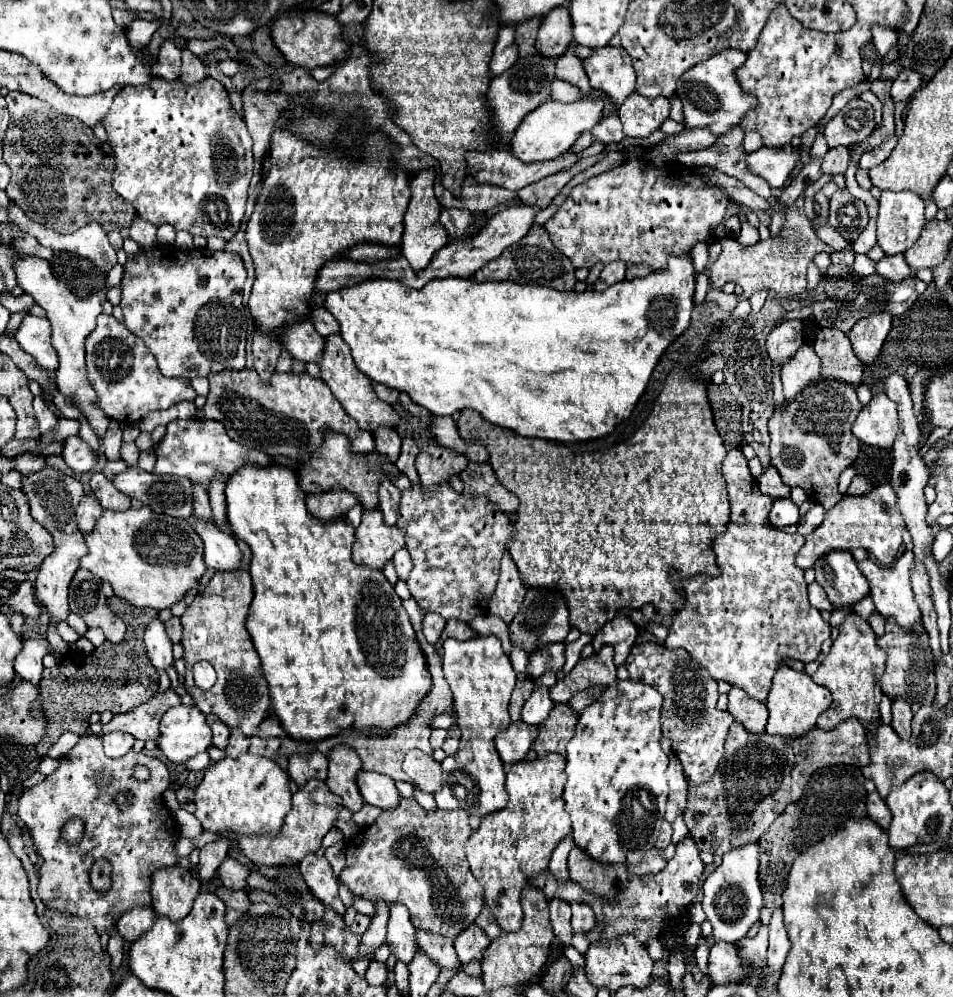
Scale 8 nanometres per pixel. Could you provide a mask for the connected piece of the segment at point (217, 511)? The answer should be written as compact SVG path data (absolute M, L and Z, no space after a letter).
M217 474L211 482L211 488L207 488L207 494L209 494L209 500L211 500L211 508L213 508L213 518L217 520L217 524L229 534L233 536L231 528L229 528L229 522L227 522L227 516L225 516L225 494L223 494L223 488L225 488L225 482L229 480L229 476L225 474Z

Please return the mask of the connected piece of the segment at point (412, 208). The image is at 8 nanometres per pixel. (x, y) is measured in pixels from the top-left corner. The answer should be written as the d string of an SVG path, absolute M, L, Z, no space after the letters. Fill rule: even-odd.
M423 170L411 180L413 196L411 196L409 208L405 212L405 232L401 238L401 254L409 260L409 264L415 270L423 270L431 262L433 254L449 242L449 236L439 222L441 204L433 194L433 184L435 184L435 172L433 170Z

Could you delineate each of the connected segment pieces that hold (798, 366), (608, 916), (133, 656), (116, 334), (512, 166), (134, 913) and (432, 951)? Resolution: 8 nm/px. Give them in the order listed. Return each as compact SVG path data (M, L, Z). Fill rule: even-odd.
M801 344L801 348L781 366L783 394L791 402L797 392L801 392L809 382L819 378L819 356L811 344Z
M687 836L685 840L681 840L677 844L677 850L675 850L675 856L667 862L665 870L657 872L657 874L647 874L647 876L639 876L637 882L629 882L627 884L627 890L621 892L615 900L615 896L610 899L603 899L601 896L595 896L593 892L585 892L583 888L579 888L581 884L573 882L573 880L567 880L565 884L559 884L555 880L555 876L549 872L549 870L543 870L541 874L537 874L537 878L531 878L529 882L537 888L541 888L545 892L545 896L551 900L551 898L563 898L567 902L589 902L595 910L595 916L597 916L597 922L603 926L603 934L601 938L603 940L611 940L619 934L635 934L645 946L647 942L657 936L661 932L661 928L669 922L675 922L679 920L683 914L685 908L689 908L699 892L699 882L701 882L701 874L703 874L703 862L699 858L699 850L697 850L697 844L691 840L691 836Z
M121 602L121 618L127 624L125 640L119 644L103 642L101 648L95 648L91 654L69 650L63 654L57 666L51 670L45 670L43 680L39 684L41 692L41 704L47 718L47 734L43 740L35 746L39 756L47 756L49 748L55 744L63 732L71 731L82 736L89 728L89 716L94 712L129 712L133 706L143 704L159 690L159 676L153 668L151 660L147 658L145 644L143 644L143 632L145 624L155 616L157 612L151 608L137 608Z
M99 314L97 328L87 336L87 374L97 392L95 404L107 418L123 422L123 426L139 422L153 410L167 410L177 402L195 400L197 396L189 380L163 376L143 340L133 336L113 314Z
M493 150L493 152L469 152L467 156L467 164L469 164L469 174L477 180L477 182L491 182L497 186L505 186L509 190L521 190L523 186L537 182L541 178L547 178L551 174L557 174L561 170L571 168L575 162L579 160L577 152L565 152L563 156L555 158L555 160L545 160L545 162L521 162L519 158L515 158L511 152L507 150Z
M135 906L121 916L121 920L117 922L117 930L125 940L133 942L137 940L137 936L141 936L143 930L151 928L153 920L155 920L155 912L151 906Z
M417 928L417 944L421 946L423 952L427 952L437 964L439 968L449 968L449 970L461 970L461 962L457 960L453 942L447 936L439 936L439 934L431 934L423 928Z

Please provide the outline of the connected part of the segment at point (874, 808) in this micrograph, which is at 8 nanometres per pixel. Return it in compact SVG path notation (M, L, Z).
M871 792L871 794L867 796L867 814L869 814L869 818L873 818L881 828L885 828L885 830L889 828L889 824L891 824L891 812L889 812L885 800L883 800L877 792Z

